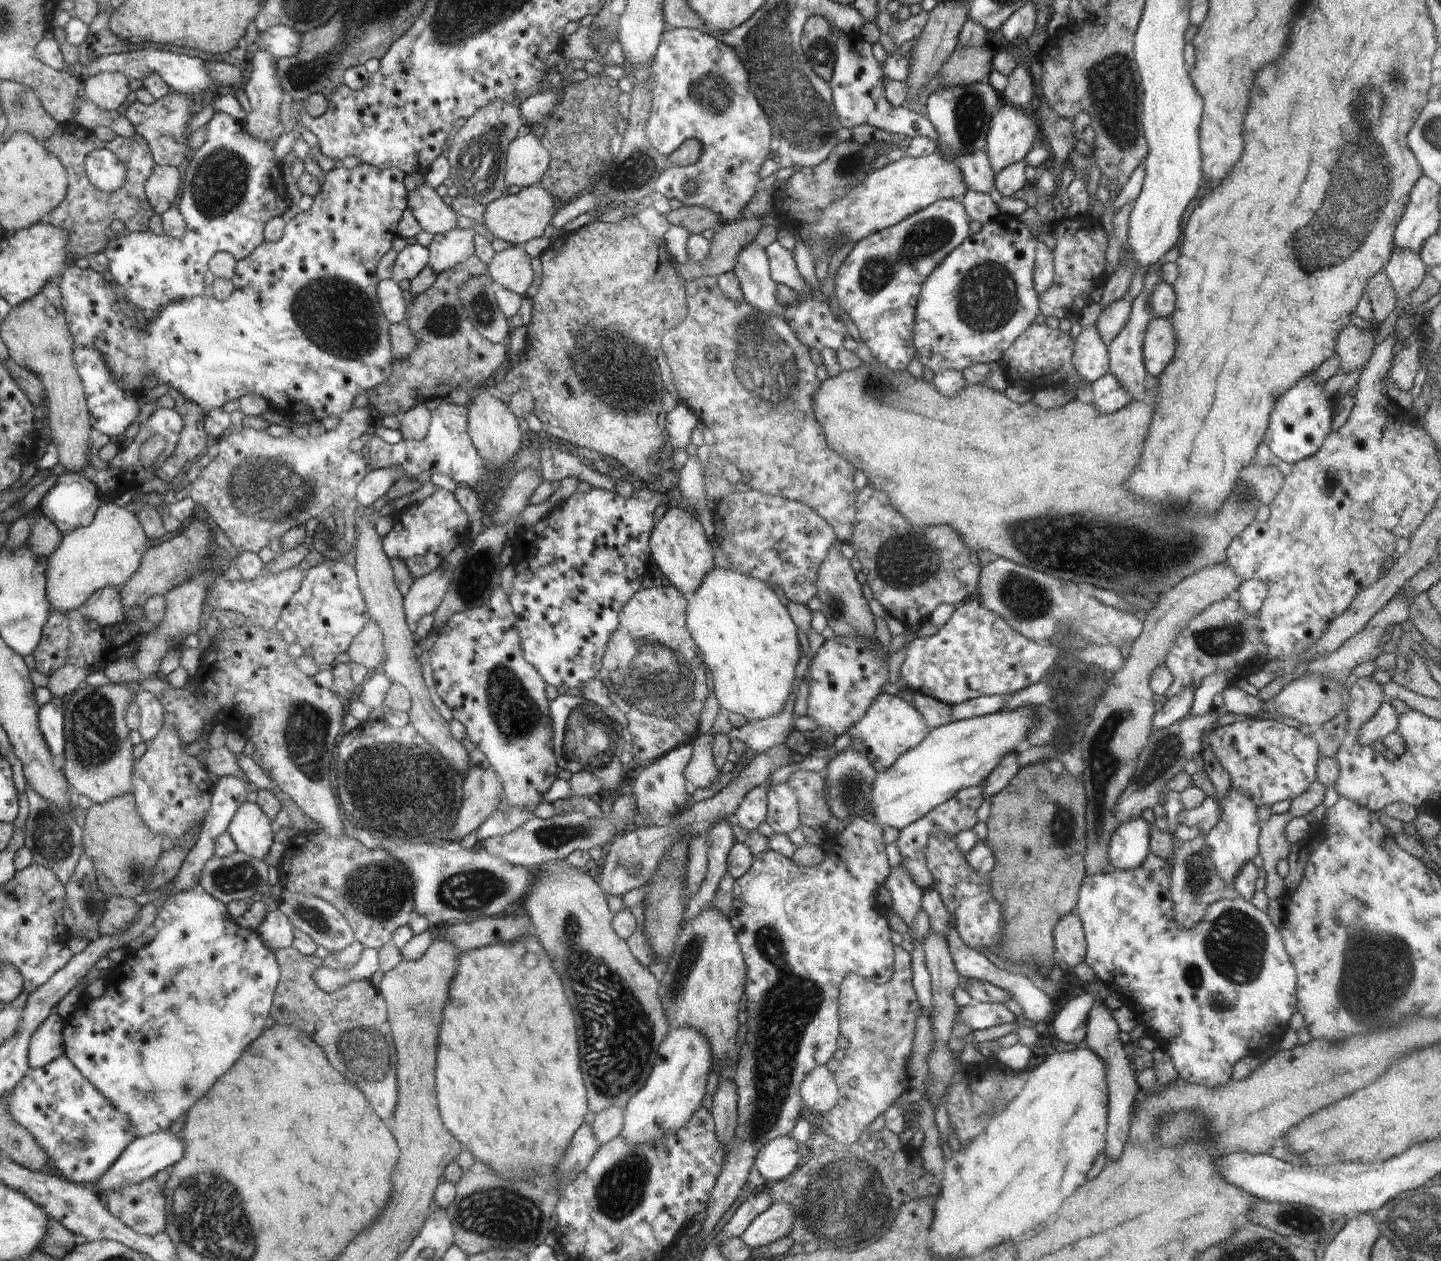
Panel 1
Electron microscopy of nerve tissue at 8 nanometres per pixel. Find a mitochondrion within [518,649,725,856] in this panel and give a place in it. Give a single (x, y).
(589, 737)

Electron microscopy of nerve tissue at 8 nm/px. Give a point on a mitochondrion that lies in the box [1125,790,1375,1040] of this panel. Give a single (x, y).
(1235, 944)

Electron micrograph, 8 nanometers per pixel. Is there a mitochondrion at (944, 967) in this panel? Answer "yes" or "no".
no

